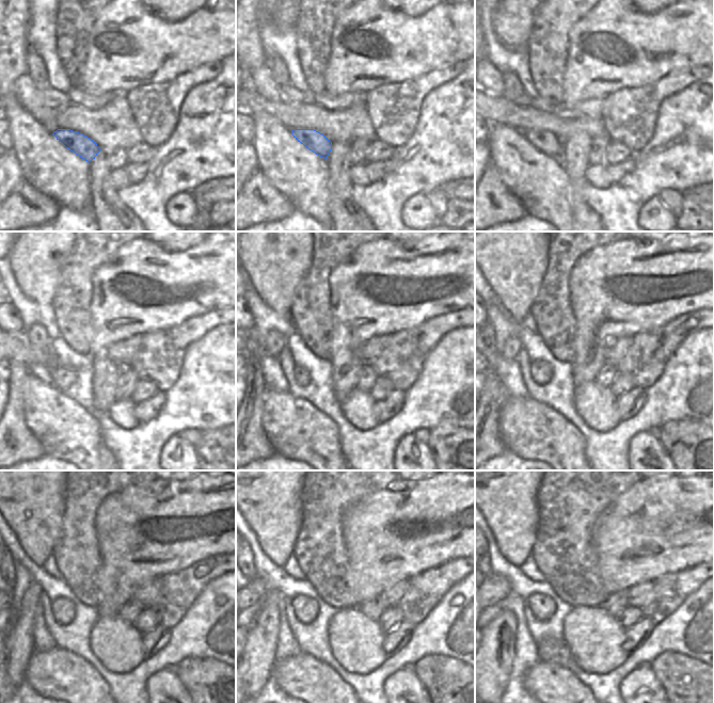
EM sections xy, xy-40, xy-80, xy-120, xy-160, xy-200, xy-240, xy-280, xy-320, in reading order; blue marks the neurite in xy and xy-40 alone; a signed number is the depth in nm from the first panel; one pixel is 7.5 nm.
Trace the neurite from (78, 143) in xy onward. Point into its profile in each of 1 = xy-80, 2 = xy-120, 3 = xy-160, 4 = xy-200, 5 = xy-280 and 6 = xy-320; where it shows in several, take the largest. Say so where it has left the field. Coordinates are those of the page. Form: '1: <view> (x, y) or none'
1: xy-80 (544, 141)
2: xy-120 (62, 378)
3: xy-160 (301, 376)
4: xy-200 (541, 372)
5: xy-280 (305, 608)
6: xy-320 (542, 606)

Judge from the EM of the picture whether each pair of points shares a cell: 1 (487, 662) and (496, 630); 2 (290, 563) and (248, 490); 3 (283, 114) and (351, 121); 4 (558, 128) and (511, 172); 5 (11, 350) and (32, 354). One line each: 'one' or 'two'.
1: one
2: two
3: one
4: two
5: one

